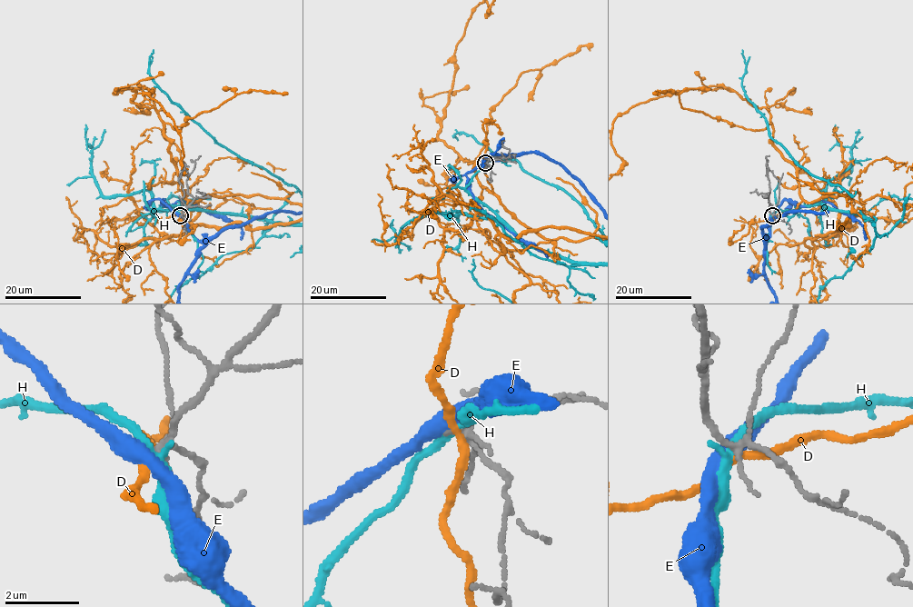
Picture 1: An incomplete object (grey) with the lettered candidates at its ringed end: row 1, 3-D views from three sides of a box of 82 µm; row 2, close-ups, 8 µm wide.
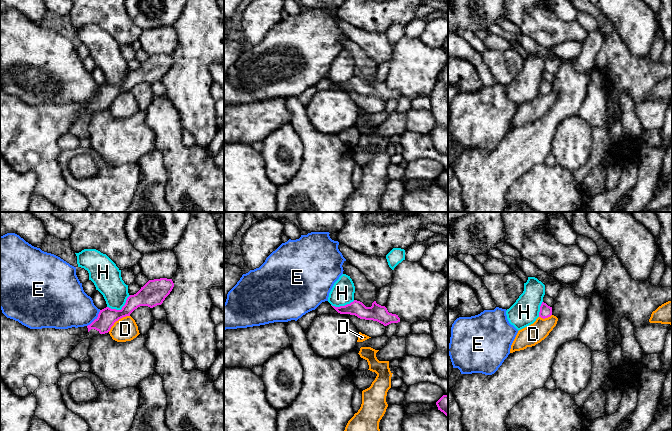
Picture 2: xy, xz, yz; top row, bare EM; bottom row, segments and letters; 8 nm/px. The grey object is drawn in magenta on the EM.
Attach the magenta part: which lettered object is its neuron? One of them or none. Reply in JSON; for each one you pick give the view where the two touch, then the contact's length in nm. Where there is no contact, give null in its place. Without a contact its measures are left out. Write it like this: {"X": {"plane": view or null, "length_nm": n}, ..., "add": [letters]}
{"add": []}

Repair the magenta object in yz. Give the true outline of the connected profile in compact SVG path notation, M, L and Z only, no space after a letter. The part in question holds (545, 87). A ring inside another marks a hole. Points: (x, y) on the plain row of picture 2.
M542 78L540 82L539 93L545 95L552 91L552 83L548 82L546 79Z

